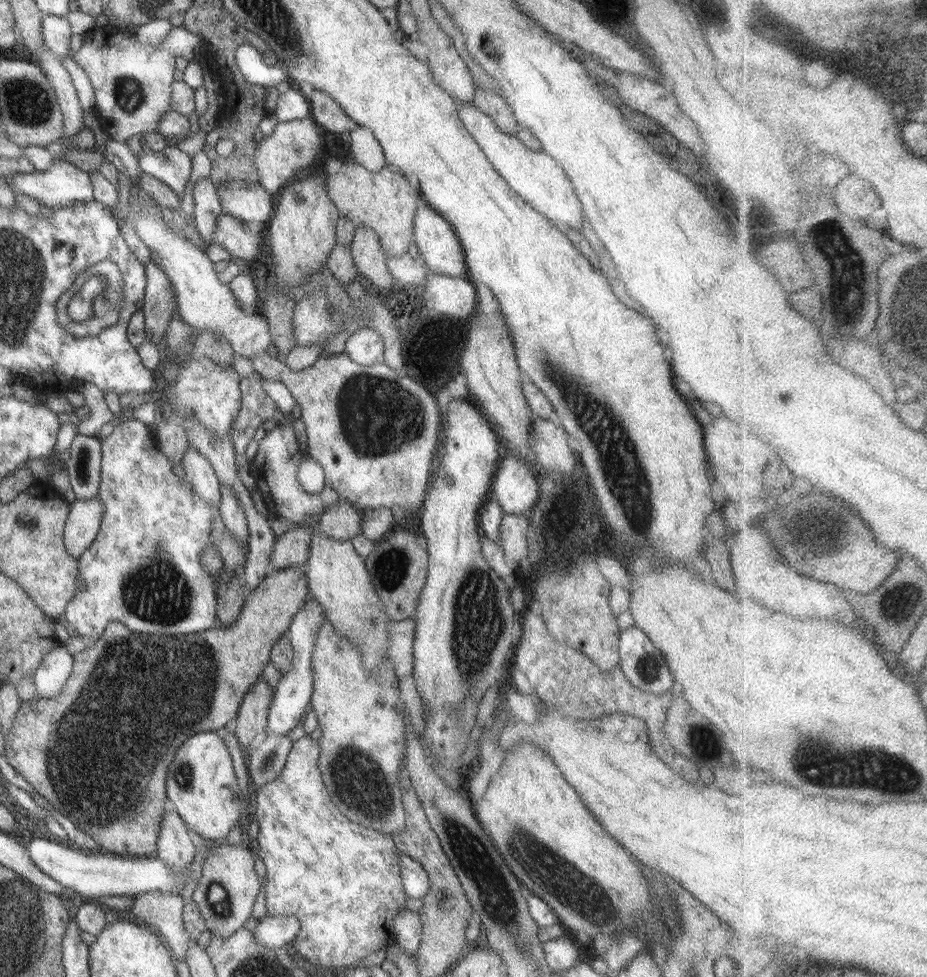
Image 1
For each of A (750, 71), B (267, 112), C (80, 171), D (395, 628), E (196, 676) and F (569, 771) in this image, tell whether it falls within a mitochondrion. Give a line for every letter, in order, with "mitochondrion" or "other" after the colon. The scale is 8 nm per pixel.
A: other
B: other
C: other
D: other
E: mitochondrion
F: other

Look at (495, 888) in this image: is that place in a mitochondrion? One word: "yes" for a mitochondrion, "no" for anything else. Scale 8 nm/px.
yes

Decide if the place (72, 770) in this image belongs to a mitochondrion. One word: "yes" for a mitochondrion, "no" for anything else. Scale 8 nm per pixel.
yes

